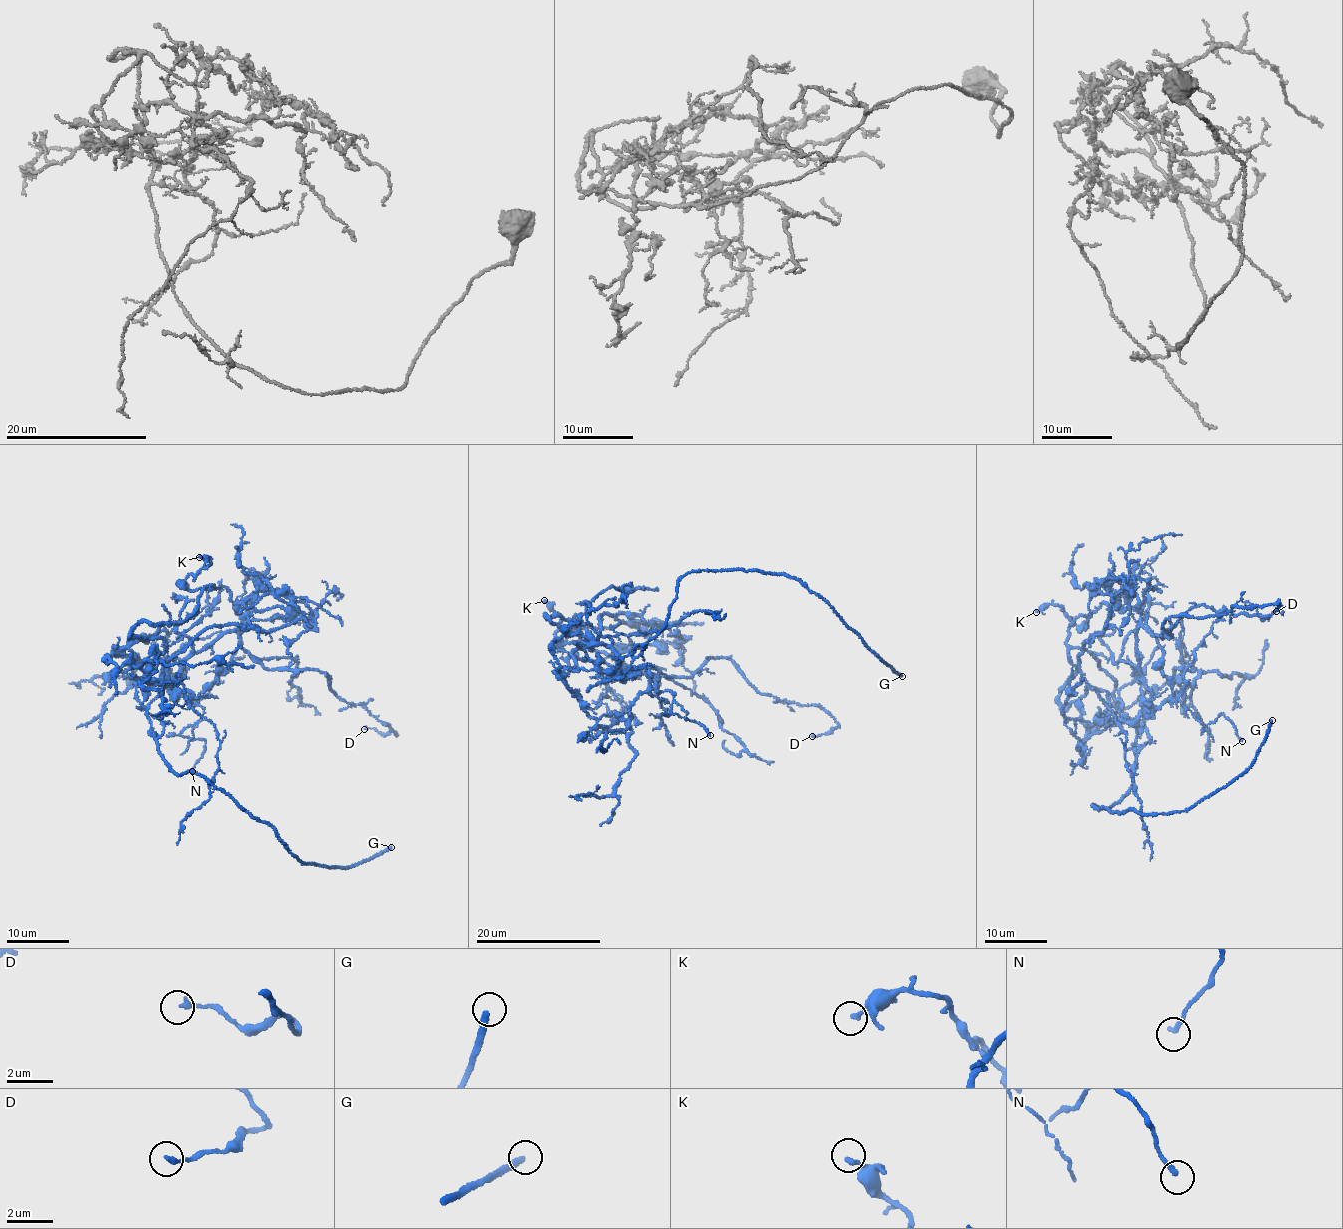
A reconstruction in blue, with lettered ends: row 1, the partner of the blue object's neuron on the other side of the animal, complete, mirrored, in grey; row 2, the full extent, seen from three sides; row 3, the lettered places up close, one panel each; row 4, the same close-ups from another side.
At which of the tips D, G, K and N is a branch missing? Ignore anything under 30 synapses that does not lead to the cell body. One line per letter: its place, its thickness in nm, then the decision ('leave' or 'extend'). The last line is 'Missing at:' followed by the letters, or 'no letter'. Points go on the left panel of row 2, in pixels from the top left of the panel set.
D: place (364, 729); calibre 200 nm; leave
G: place (391, 847); calibre 260 nm; extend
K: place (199, 557); calibre 200 nm; leave
N: place (192, 771); calibre 200 nm; leave
Missing at: G

